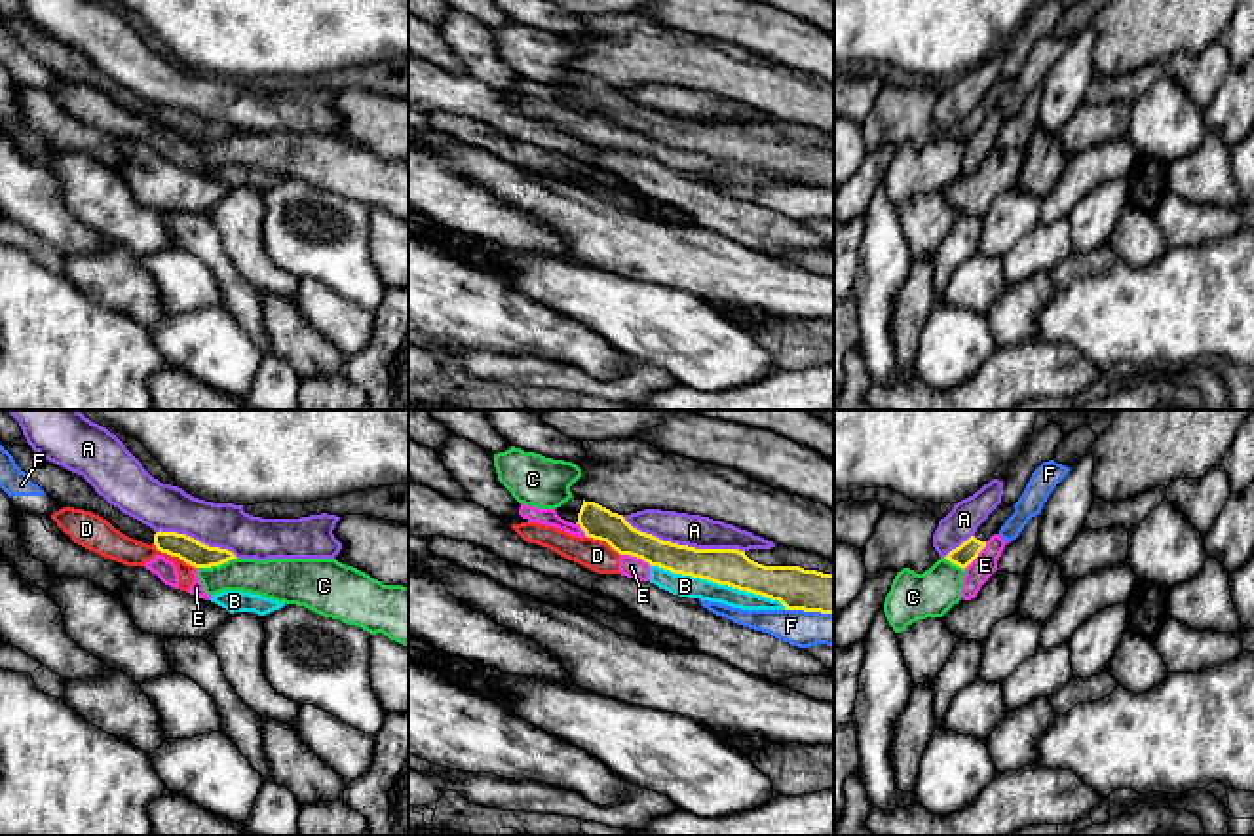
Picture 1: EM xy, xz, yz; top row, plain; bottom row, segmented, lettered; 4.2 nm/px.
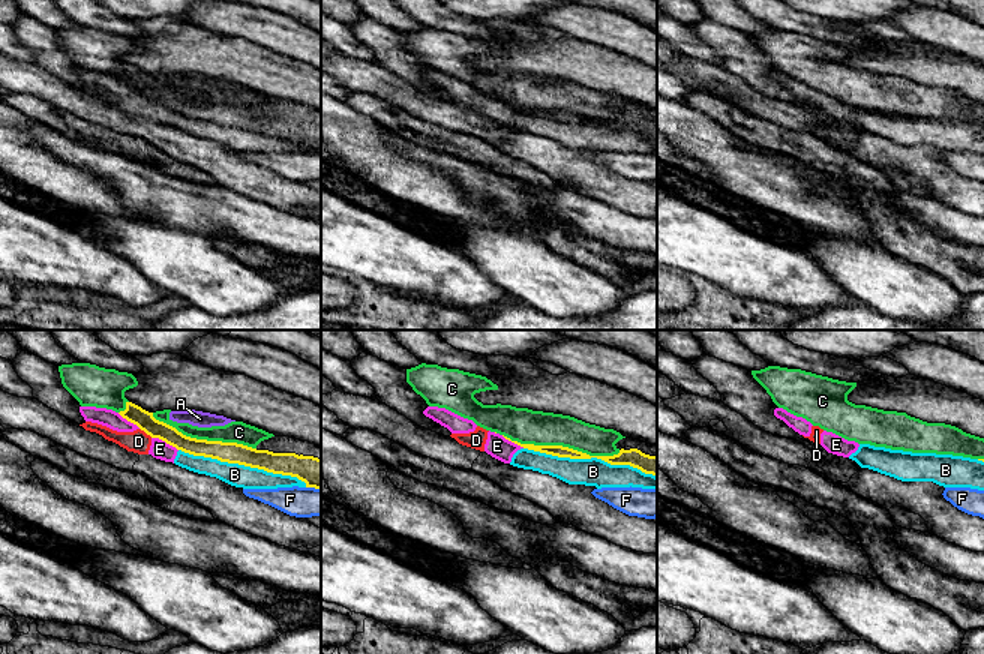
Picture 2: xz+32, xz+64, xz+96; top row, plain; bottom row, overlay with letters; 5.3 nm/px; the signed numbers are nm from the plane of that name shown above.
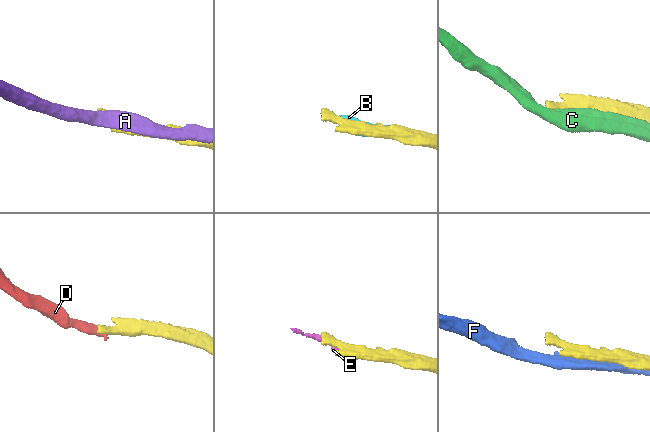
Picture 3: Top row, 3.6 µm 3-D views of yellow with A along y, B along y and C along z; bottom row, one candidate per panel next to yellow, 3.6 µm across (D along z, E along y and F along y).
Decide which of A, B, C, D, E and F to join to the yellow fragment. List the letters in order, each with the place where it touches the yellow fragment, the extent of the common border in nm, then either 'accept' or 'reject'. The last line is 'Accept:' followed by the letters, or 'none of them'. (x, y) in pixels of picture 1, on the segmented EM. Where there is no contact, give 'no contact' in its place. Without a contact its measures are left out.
A: xz (684, 546) | 550 nm | reject
B: xz (719, 584) | 600 nm | reject
C: xy (217, 565) | 180 nm | reject
D: xy (173, 555) | 220 nm | reject
E: xz (637, 557) | 140 nm | reject
F: xz (810, 610) | 200 nm | reject
Accept: none of them

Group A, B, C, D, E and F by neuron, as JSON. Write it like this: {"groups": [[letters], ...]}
{"groups": [["A"], ["B", "D", "E"], ["C"], ["F"]]}

